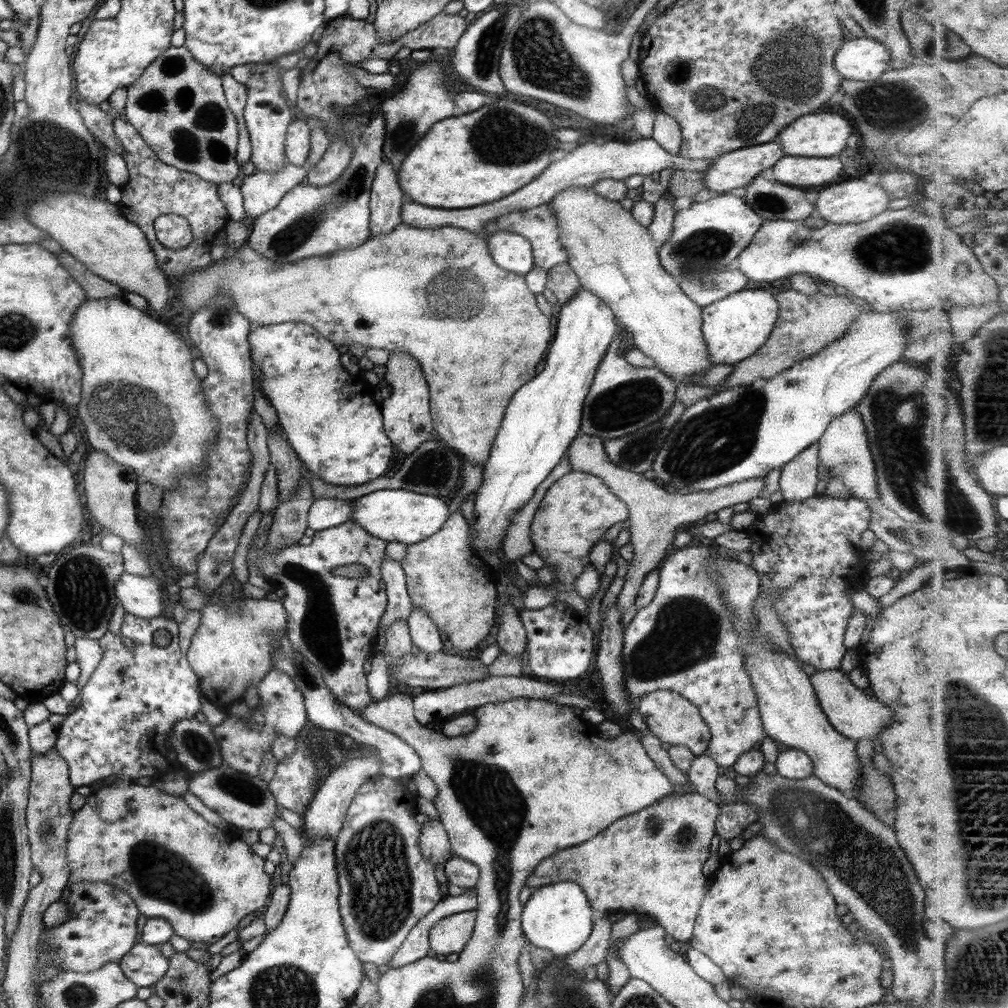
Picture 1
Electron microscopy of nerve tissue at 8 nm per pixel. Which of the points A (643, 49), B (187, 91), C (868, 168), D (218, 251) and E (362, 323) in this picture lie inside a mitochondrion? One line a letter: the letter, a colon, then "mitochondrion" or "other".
A: other
B: mitochondrion
C: other
D: other
E: other

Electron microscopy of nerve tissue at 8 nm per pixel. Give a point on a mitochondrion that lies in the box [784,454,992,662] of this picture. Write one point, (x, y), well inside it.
(958, 513)

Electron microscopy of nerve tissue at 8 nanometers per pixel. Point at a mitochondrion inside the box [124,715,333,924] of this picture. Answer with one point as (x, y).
(158, 873)

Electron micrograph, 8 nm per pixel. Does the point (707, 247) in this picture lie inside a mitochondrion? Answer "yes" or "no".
yes

